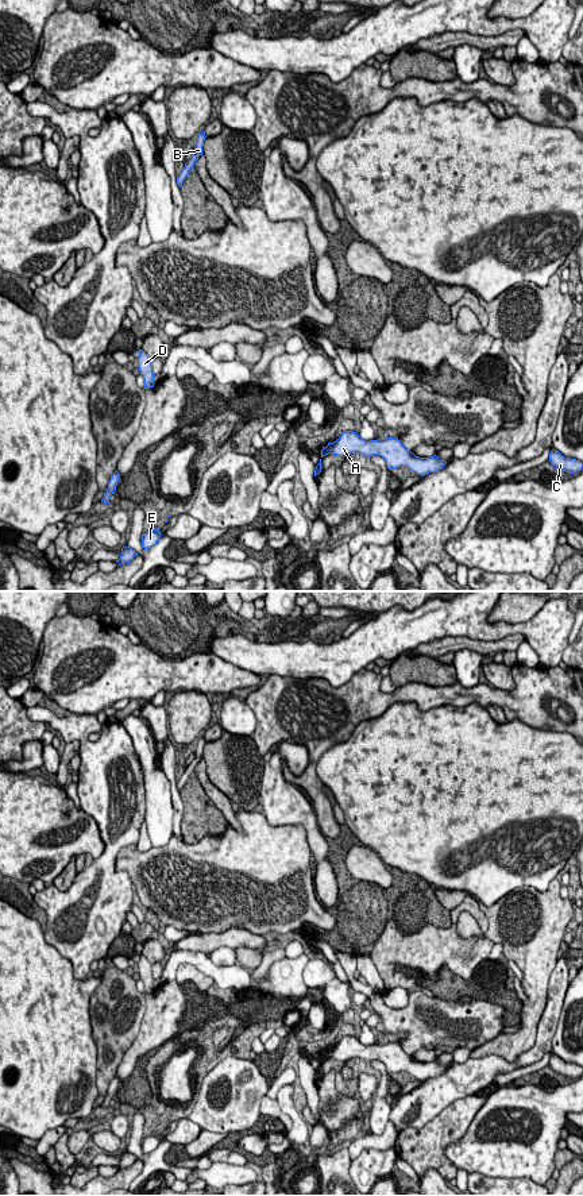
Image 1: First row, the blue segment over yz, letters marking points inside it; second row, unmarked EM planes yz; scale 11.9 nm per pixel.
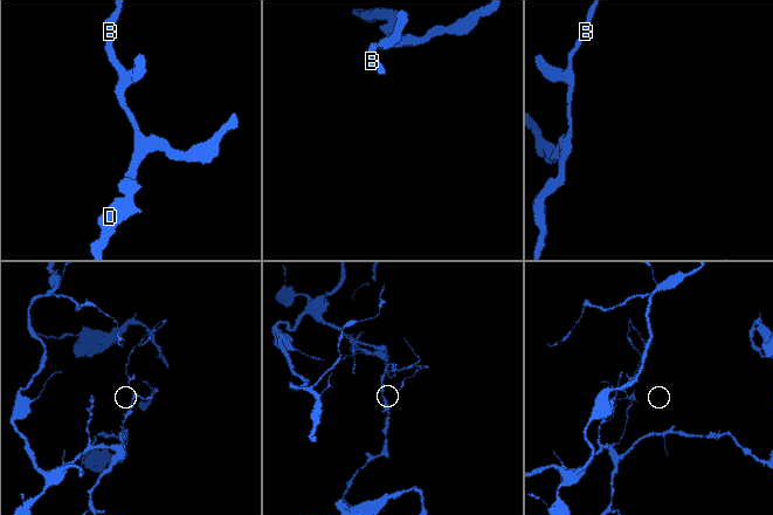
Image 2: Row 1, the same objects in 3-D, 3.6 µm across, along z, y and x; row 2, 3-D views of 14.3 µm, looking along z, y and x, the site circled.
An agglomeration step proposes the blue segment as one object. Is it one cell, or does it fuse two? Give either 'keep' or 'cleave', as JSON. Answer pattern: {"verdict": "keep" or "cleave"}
{"verdict": "keep"}

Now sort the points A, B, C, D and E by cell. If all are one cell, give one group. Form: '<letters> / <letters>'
A B C D E

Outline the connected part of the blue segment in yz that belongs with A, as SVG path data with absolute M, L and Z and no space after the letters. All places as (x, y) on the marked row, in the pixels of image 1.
M352 431L343 432L336 441L323 447L321 458L328 454L343 458L351 454L362 454L367 458L379 455L385 459L387 468L408 467L421 477L436 472L447 464L445 460L440 460L436 455L431 458L416 456L397 436L366 441Z

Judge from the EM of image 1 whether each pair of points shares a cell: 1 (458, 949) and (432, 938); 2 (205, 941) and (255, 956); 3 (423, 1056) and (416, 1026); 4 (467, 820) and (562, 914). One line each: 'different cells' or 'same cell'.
1: same cell
2: different cells
3: different cells
4: different cells

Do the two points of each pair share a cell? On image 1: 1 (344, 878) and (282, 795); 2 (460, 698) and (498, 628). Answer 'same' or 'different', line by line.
1: different
2: different

